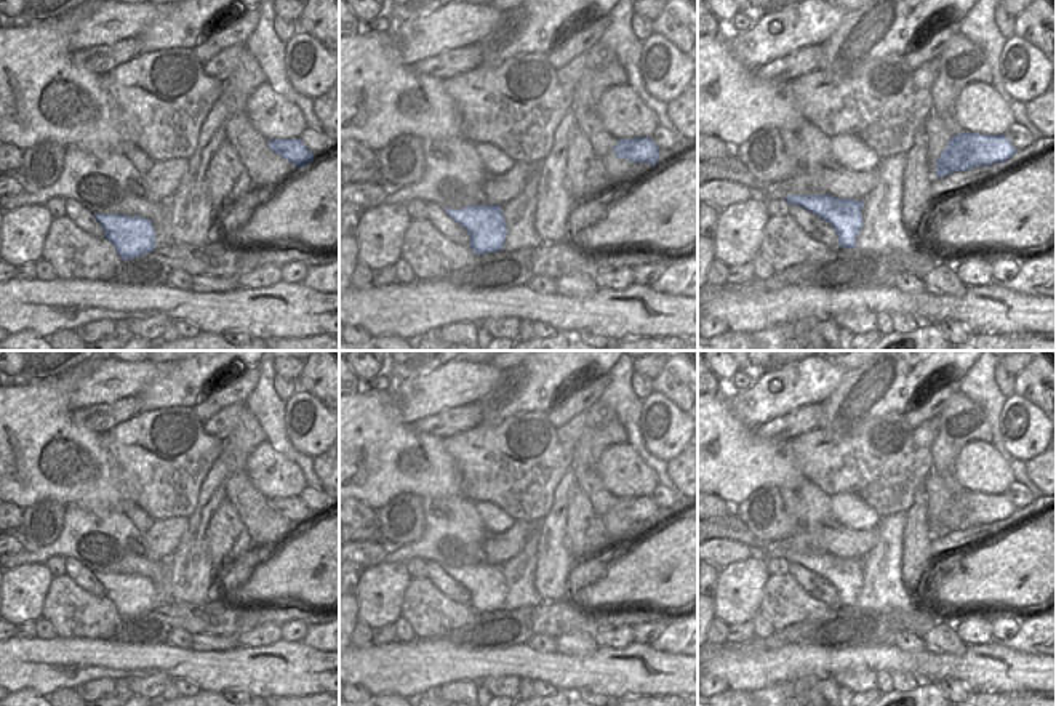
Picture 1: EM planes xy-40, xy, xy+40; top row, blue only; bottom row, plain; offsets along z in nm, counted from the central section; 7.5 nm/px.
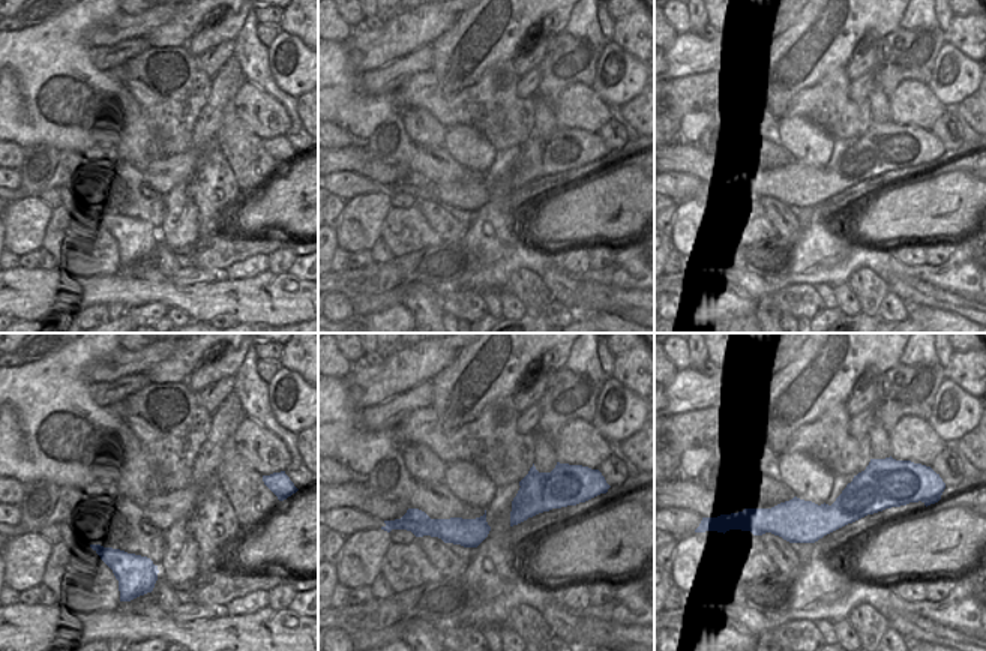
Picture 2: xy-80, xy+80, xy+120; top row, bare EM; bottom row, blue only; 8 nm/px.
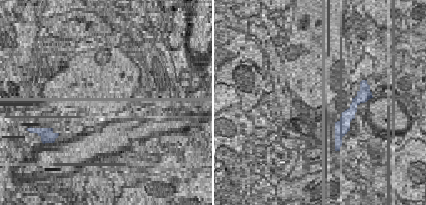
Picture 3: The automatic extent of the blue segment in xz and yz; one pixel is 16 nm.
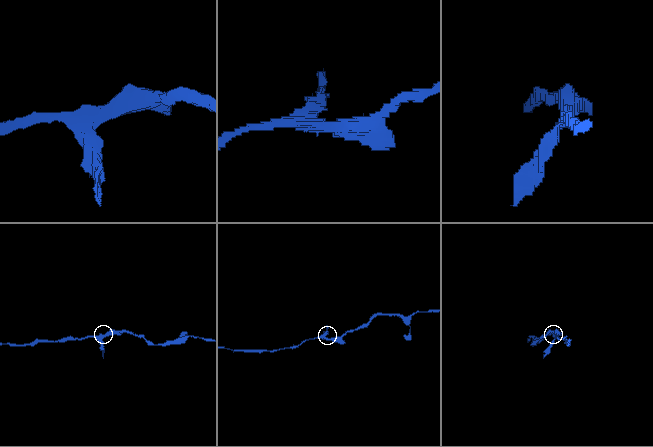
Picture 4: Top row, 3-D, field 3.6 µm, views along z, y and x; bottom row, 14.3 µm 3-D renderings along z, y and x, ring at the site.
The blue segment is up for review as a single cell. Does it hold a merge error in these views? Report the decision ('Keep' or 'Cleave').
Cleave.

